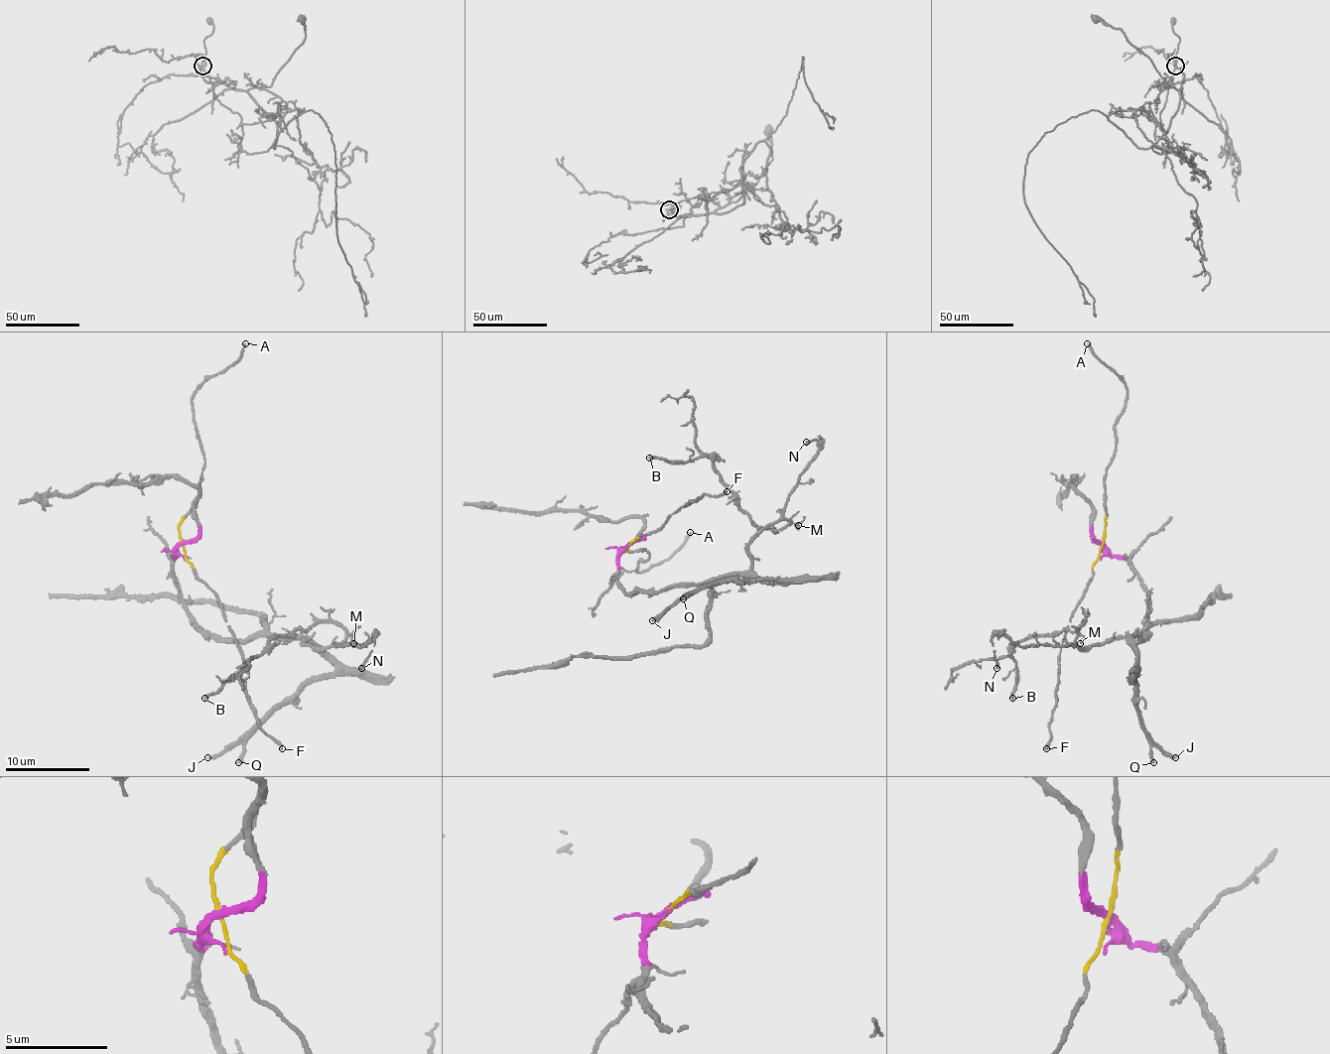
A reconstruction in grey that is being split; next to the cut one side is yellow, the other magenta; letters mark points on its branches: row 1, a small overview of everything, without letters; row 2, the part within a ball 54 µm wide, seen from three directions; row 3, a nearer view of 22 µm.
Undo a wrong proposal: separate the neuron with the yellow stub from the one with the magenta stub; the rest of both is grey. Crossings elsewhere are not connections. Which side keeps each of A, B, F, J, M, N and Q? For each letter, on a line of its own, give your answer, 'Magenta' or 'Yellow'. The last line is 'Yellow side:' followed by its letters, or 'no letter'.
A: Yellow
B: Magenta
F: Yellow
J: Magenta
M: Magenta
N: Magenta
Q: Magenta
Yellow side: A, F

